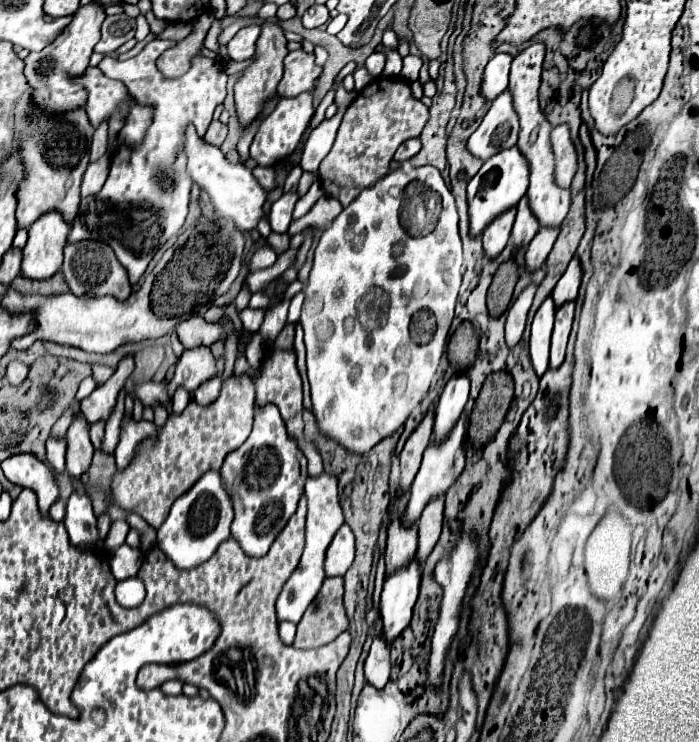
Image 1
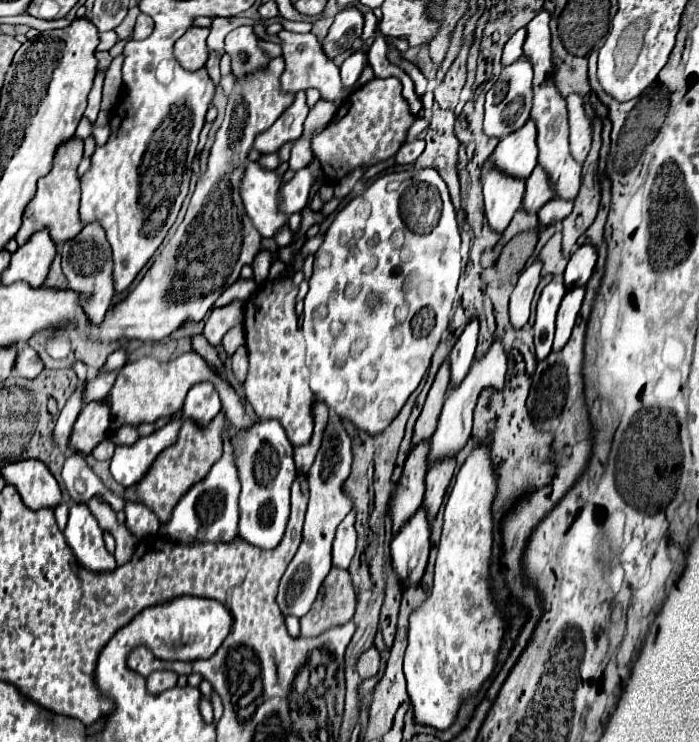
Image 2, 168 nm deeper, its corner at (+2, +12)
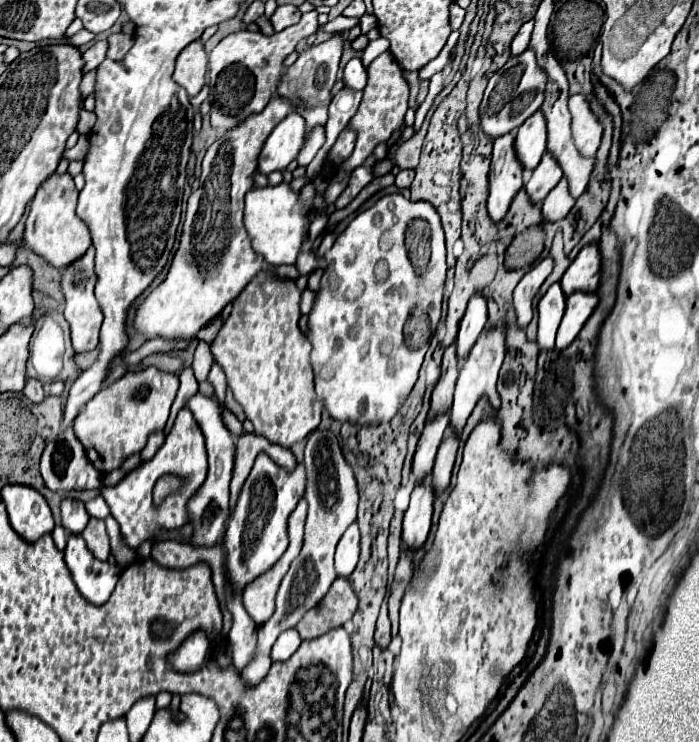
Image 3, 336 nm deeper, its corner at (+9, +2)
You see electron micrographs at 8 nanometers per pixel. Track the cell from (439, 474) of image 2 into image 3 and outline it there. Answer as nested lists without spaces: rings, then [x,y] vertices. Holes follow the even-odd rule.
[[[447,432],[443,442],[441,442],[441,446],[439,446],[439,452],[437,452],[437,458],[435,458],[435,466],[433,466],[433,472],[431,472],[433,486],[435,486],[437,492],[441,492],[443,488],[449,486],[457,448],[459,448],[459,436]]]

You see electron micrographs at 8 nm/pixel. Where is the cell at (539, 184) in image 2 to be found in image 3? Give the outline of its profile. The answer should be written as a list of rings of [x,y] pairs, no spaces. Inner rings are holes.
[[[543,154],[539,166],[533,170],[531,180],[527,182],[527,194],[531,198],[531,202],[541,202],[545,200],[545,196],[557,186],[557,182],[561,180],[563,170],[561,166],[557,166],[557,160],[551,154]]]

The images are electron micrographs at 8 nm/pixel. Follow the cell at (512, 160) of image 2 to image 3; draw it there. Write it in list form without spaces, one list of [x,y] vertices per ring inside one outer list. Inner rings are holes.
[[[537,110],[537,114],[533,114],[533,118],[529,118],[529,122],[519,128],[515,150],[519,162],[525,168],[533,170],[539,164],[541,156],[545,154],[545,116],[541,110]]]

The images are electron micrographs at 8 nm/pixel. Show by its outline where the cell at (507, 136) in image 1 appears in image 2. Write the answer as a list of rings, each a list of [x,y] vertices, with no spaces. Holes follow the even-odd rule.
[[[518,58],[514,64],[504,66],[498,82],[486,94],[484,134],[490,138],[504,138],[522,128],[530,116],[532,106],[532,66],[526,58]]]

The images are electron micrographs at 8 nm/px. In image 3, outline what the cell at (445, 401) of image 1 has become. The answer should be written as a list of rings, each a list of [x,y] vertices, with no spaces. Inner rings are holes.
[[[477,294],[469,300],[467,312],[465,312],[461,326],[459,326],[459,336],[457,336],[459,362],[463,362],[463,358],[469,354],[471,346],[475,344],[481,330],[485,328],[485,322],[487,322],[487,298]]]

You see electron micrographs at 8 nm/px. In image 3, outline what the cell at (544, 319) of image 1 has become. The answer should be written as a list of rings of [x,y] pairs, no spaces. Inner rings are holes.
[[[555,282],[547,290],[547,294],[539,300],[537,344],[541,350],[551,350],[555,346],[555,334],[563,318],[563,312],[565,312],[565,294],[561,290],[561,284]]]

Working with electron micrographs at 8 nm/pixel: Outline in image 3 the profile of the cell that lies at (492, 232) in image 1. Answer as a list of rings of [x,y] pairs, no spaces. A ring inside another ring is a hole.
[[[503,134],[493,144],[491,172],[489,172],[489,216],[493,222],[503,220],[513,196],[523,186],[521,162],[513,158],[513,134]]]

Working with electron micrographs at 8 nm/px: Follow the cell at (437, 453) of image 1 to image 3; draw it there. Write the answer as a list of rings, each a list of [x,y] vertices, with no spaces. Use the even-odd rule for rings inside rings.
[[[485,328],[481,332],[481,336],[477,338],[475,346],[471,348],[469,356],[465,358],[463,366],[461,366],[461,372],[459,372],[459,380],[457,380],[457,388],[455,388],[455,400],[453,400],[453,406],[451,406],[451,426],[455,432],[461,432],[469,414],[473,412],[477,400],[487,394],[493,408],[497,410],[501,400],[499,400],[499,394],[495,390],[495,384],[497,384],[497,374],[499,374],[499,368],[503,364],[503,358],[505,358],[505,334],[507,334],[507,328]]]

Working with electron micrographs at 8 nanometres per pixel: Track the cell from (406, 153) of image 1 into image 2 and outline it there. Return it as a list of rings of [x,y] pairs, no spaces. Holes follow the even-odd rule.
[[[414,138],[414,140],[406,140],[400,150],[396,152],[396,162],[398,164],[412,164],[424,150],[424,140]]]

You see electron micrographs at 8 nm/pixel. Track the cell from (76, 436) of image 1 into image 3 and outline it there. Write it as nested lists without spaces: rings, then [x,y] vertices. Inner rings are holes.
[[[77,500],[61,502],[61,518],[63,518],[63,528],[69,534],[81,534],[89,522],[89,514],[83,502],[77,502]]]

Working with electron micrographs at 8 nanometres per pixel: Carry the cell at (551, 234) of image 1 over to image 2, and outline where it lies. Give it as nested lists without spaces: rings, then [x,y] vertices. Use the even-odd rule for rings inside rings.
[[[552,198],[548,204],[544,204],[544,208],[540,208],[538,212],[538,222],[540,228],[548,228],[558,224],[562,218],[566,218],[572,212],[572,202],[560,200],[560,198]]]

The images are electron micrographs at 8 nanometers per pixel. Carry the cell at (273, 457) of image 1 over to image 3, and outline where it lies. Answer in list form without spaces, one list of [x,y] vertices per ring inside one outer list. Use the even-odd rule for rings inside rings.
[[[259,454],[249,478],[243,484],[241,496],[237,500],[237,506],[233,510],[233,520],[227,526],[225,532],[225,570],[227,570],[227,582],[233,592],[243,592],[243,588],[253,582],[253,578],[259,578],[269,568],[275,566],[275,562],[281,558],[281,554],[289,546],[287,536],[287,518],[295,510],[297,502],[305,494],[305,466],[297,464],[293,472],[287,472],[285,468],[277,466],[267,454]]]

